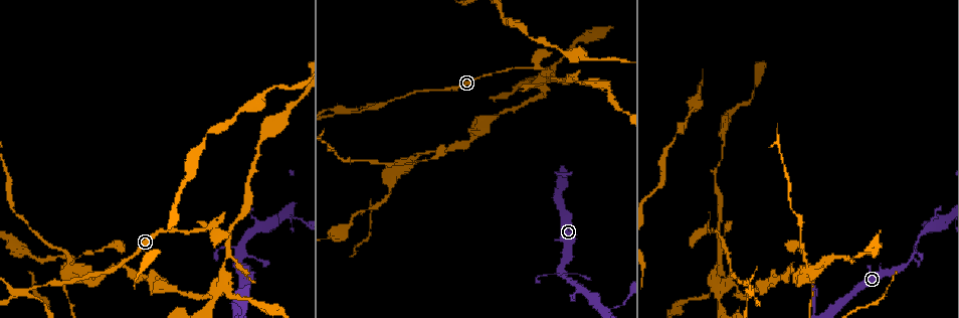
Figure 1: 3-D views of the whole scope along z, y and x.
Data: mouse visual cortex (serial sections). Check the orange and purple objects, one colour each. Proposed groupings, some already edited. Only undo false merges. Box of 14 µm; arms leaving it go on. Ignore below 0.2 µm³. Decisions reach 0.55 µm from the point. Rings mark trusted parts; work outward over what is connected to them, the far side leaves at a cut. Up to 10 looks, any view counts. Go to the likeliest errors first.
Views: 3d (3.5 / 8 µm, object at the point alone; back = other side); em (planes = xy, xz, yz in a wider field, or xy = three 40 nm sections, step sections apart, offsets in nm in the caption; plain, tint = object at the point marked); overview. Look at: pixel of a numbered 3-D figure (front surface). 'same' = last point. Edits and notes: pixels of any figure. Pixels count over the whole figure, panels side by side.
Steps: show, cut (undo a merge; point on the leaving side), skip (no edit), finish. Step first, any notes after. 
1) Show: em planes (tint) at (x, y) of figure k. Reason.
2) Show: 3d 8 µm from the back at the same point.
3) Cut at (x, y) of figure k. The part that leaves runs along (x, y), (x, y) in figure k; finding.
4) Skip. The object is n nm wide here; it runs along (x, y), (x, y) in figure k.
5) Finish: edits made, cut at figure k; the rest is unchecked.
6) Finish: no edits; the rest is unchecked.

Show: 3d 3.5 µm from the back at (751, 294) of figure 1. Four-way junction.

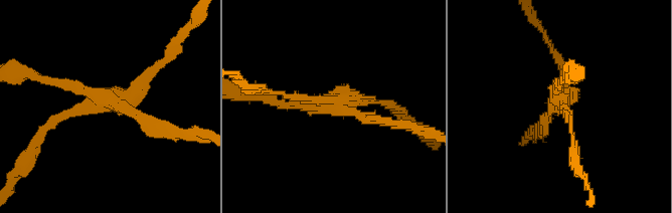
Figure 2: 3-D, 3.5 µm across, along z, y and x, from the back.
Show: em xy step 1 (tint) at (565, 100) of figure 2. Need the tissue.

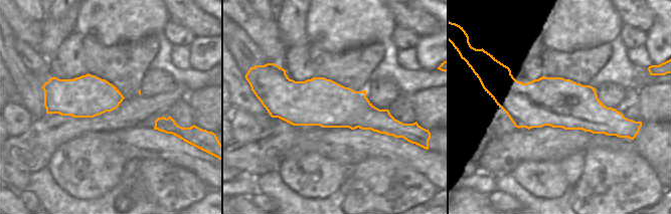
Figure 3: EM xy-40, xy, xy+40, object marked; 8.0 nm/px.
Cut at (60, 118) of figure 2. The arms are 100, 150, 150, 150 nm wide; the part that leaves runs along (127, 95), (183, 33) in figure 2; a second cell is stuck on.

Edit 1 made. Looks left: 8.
Show: overview.

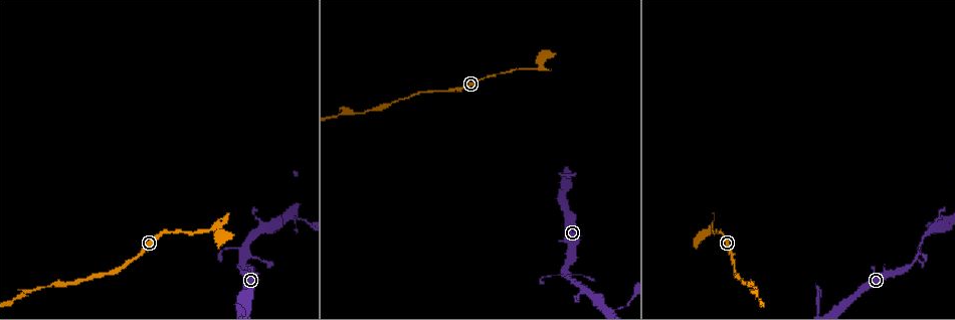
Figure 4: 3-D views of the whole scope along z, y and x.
Show: 3d 3.5 µm from the back at (243, 269) of figure 4.

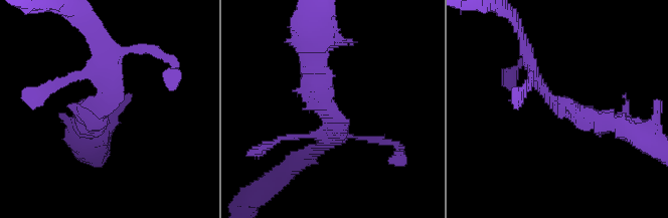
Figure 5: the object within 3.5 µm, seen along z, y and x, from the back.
Show: em xy step 2 (tint) at (560, 106) of figure 5. The arms are 200, 300 nm wide.

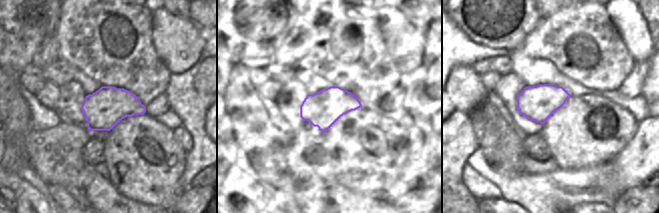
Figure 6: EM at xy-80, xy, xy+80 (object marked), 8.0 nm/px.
Skip. It runs along (618, 124), (558, 105), (524, 50) in figure 5; one cell here.

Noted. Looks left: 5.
Show: 3d 3.5 µm at (587, 292) of figure 4. Thick turns thin.

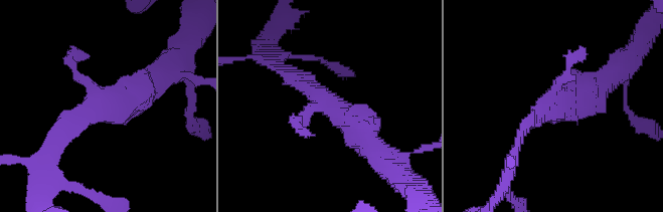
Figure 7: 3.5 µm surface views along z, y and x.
Show: em xy step 2 (plain) at (100, 111) of figure 7. Shape alone is not enough.

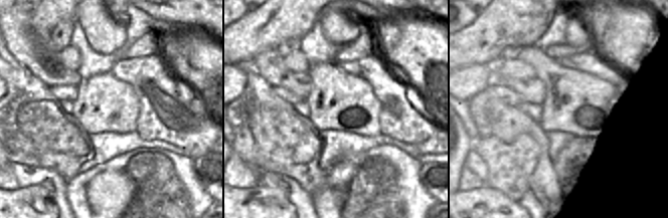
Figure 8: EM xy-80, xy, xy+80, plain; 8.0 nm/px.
Show: em xy step 2 (tint) at the same point. With the object marked.

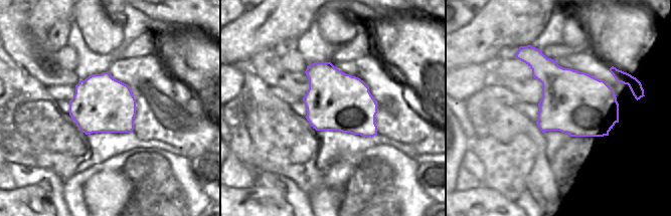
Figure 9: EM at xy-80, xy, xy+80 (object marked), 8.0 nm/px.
Skip. It runs along (276, 65), (341, 112), (371, 145) in figure 7; all the same cell.

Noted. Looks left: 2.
Finish: edits made, cut at figure 2; the rest is unchecked.

